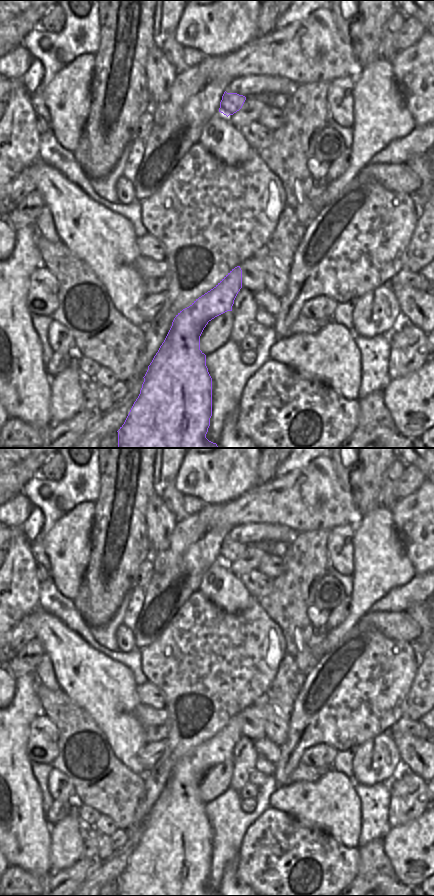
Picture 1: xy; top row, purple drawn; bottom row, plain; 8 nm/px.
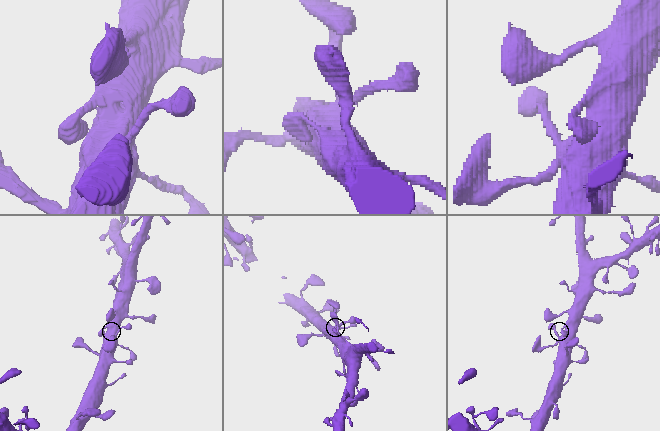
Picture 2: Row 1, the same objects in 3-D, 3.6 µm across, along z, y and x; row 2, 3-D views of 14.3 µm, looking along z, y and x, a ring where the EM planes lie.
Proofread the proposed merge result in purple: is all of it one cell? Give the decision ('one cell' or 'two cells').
one cell

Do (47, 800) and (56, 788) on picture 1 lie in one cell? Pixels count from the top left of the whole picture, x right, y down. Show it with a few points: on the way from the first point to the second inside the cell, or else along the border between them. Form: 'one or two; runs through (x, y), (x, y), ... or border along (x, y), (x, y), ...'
two; border along (50, 771), (48, 791), (54, 800)

